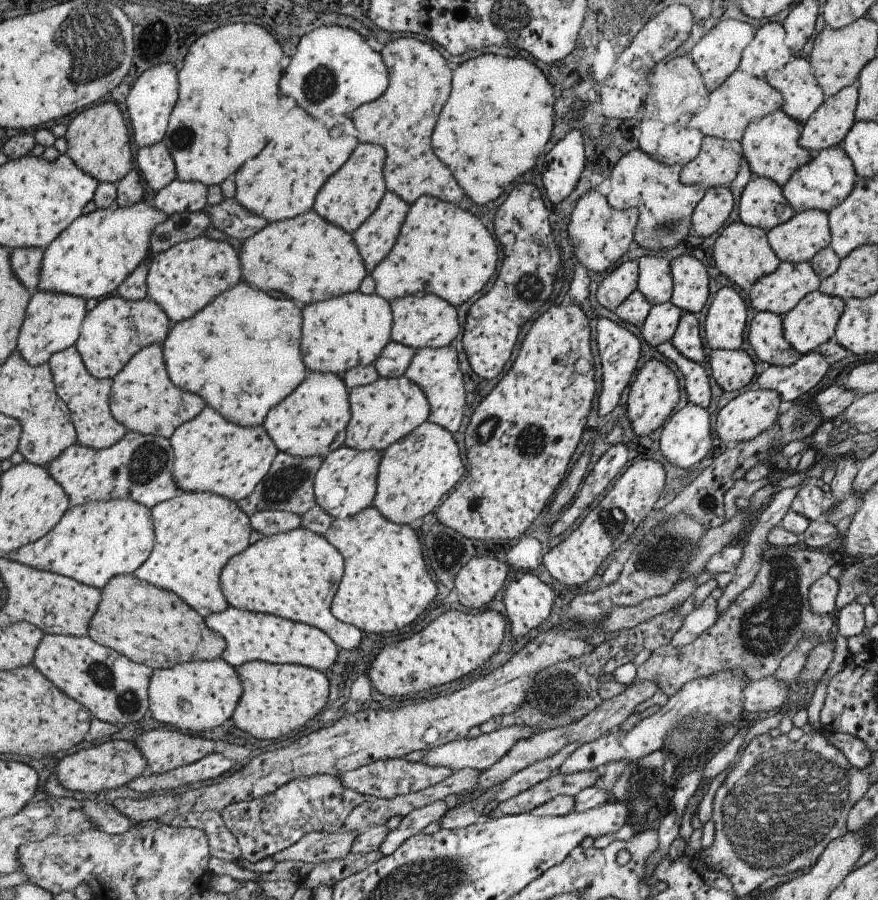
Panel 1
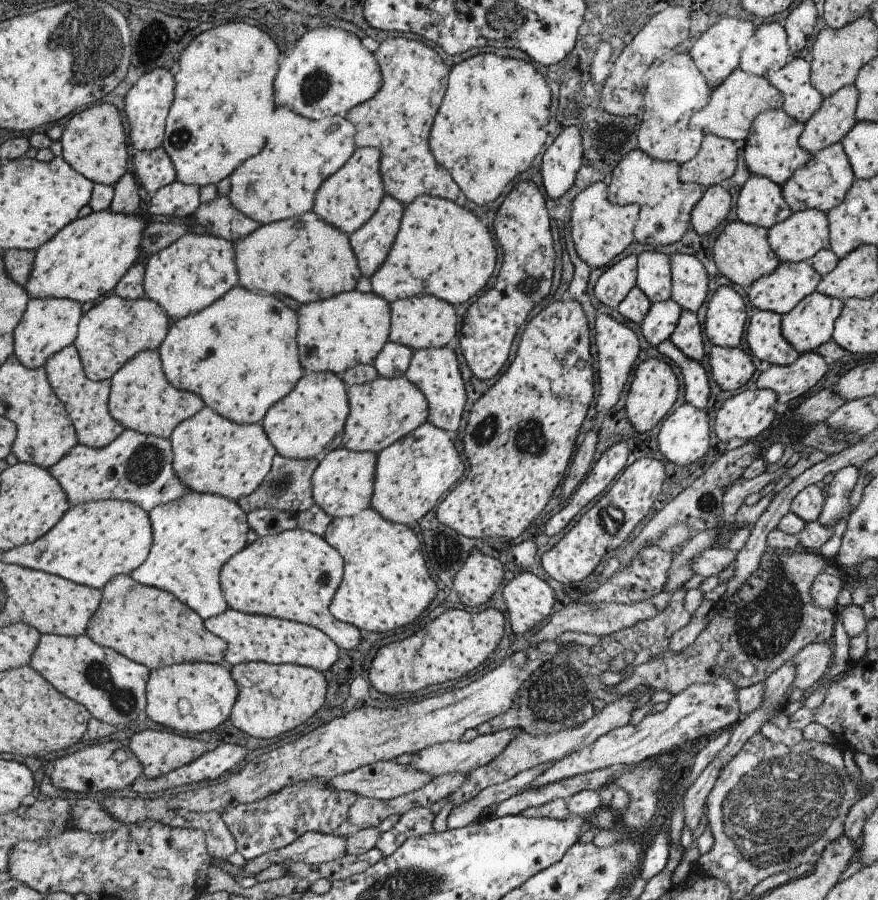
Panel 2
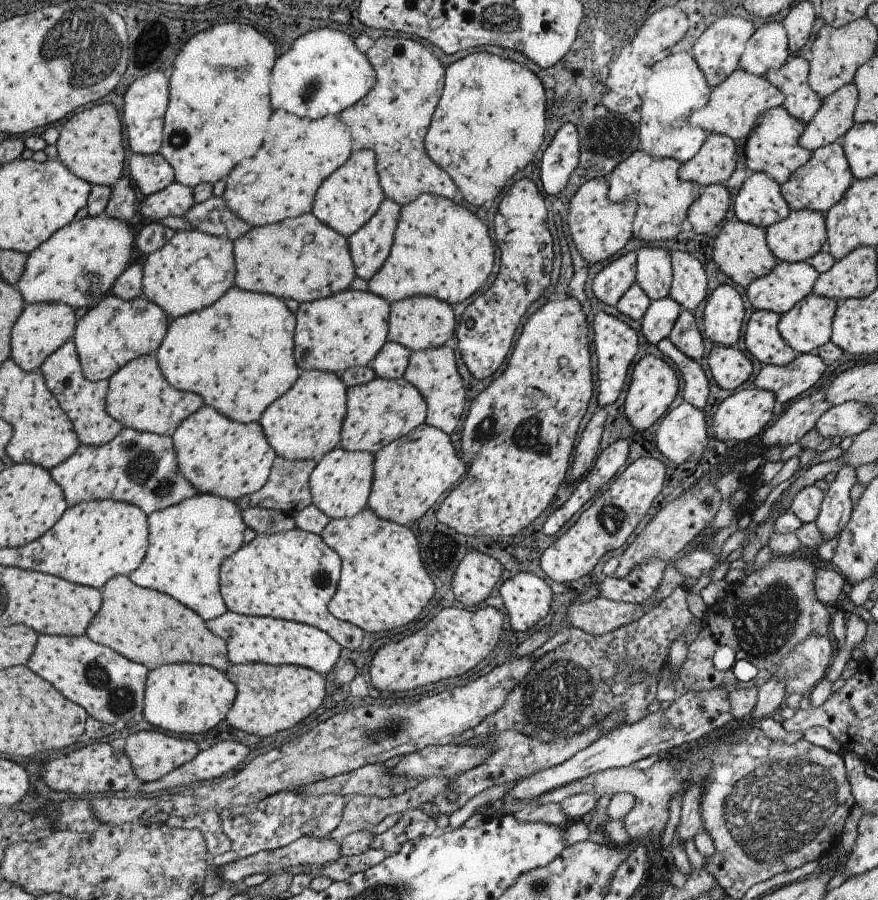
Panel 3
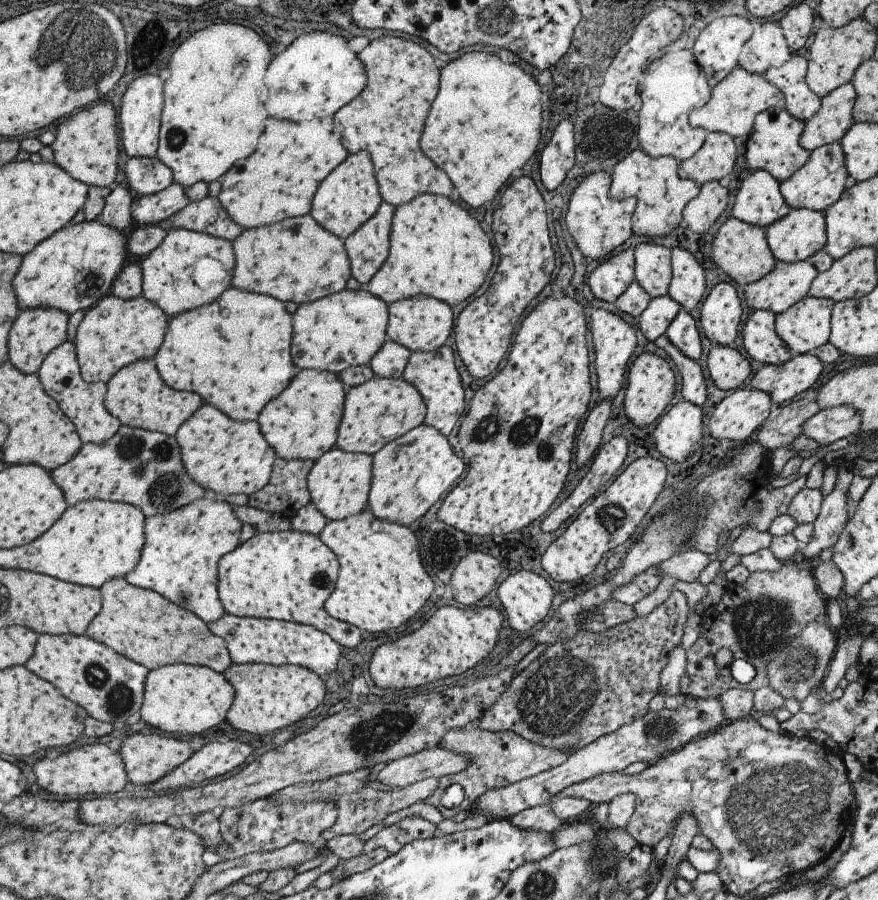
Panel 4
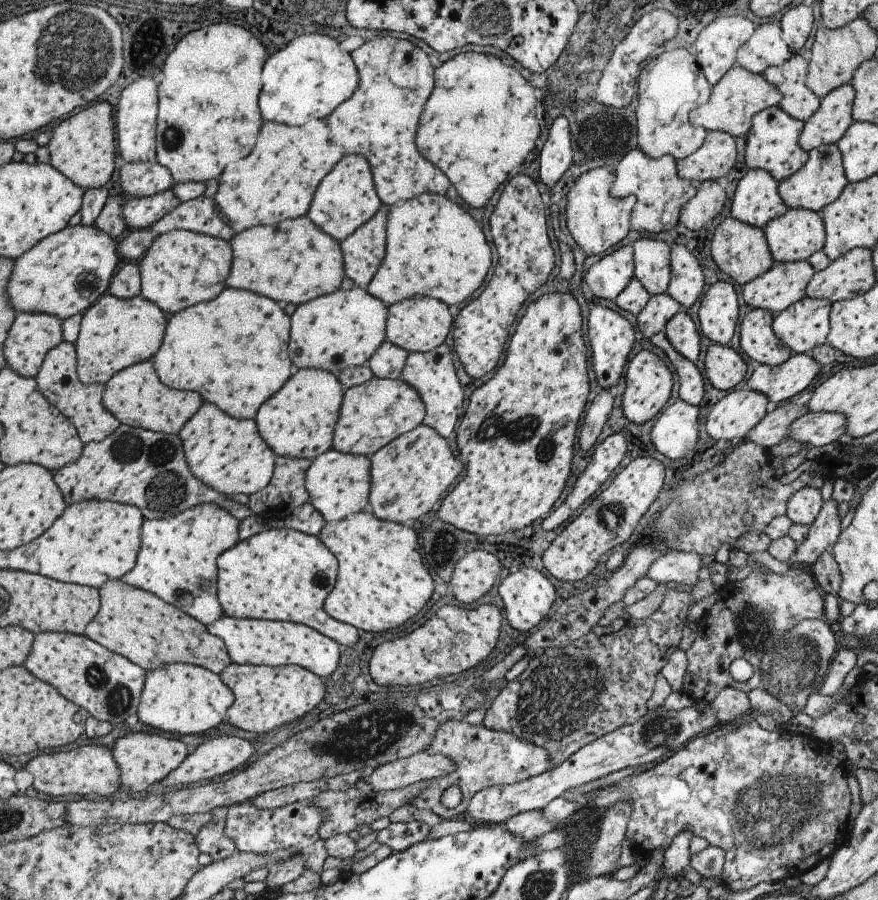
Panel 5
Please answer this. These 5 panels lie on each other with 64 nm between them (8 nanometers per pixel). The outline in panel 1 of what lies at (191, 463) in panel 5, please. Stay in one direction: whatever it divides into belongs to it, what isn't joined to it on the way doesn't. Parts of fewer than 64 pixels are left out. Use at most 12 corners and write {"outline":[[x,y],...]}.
{"outline":[[208,406],[169,439],[180,491],[236,502],[279,453]]}

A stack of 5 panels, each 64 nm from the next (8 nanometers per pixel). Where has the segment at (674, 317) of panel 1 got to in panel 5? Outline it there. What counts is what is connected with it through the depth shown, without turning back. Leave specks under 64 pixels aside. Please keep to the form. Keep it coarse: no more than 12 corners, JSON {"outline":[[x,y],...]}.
{"outline":[[667,292],[651,296],[637,316],[651,340],[682,309]]}

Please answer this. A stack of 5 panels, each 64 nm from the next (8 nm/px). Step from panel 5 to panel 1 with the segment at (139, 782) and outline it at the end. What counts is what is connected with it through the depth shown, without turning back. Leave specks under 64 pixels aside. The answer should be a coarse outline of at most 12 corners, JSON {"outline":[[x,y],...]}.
{"outline":[[156,728],[134,744],[159,775],[214,753],[214,740]]}

